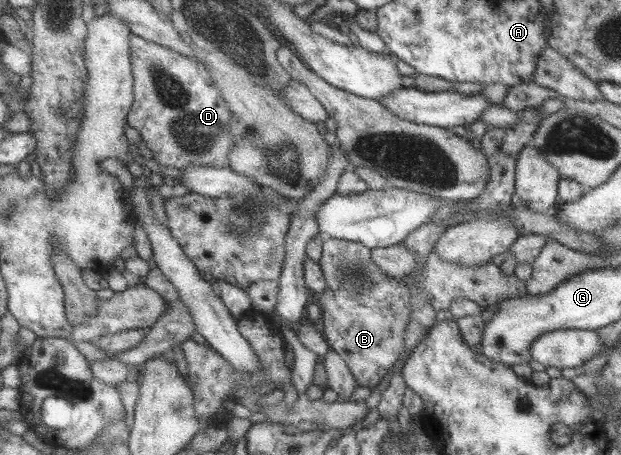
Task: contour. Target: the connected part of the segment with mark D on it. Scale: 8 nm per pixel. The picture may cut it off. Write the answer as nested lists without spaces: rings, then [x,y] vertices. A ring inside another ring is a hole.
[[[132,35],[133,45],[133,68],[135,69],[135,104],[132,113],[129,116],[129,125],[135,128],[143,137],[143,144],[147,153],[151,154],[154,159],[162,166],[172,166],[178,170],[188,170],[190,166],[210,165],[215,167],[229,167],[231,165],[232,151],[236,148],[236,137],[232,133],[232,121],[234,112],[230,109],[228,100],[224,95],[223,89],[217,84],[213,73],[202,63],[198,57],[188,57],[183,53],[178,53],[169,47],[152,43],[139,35]]]

